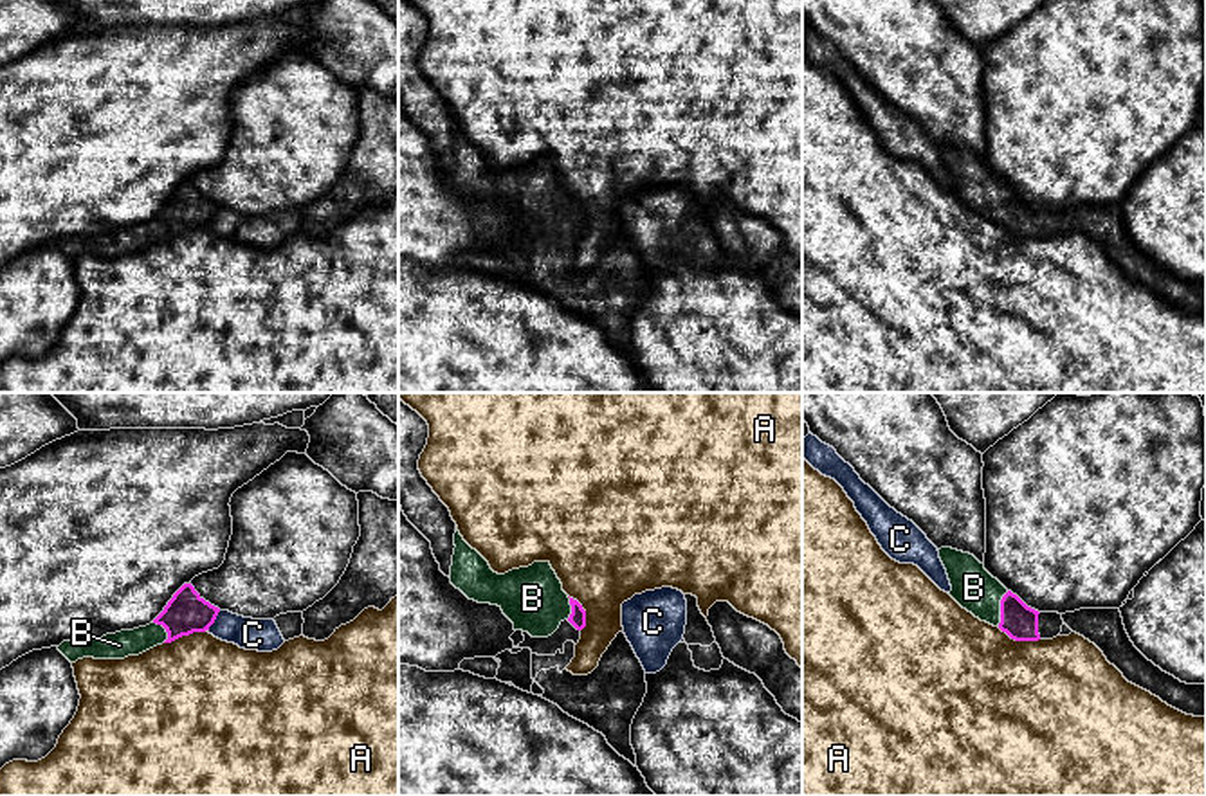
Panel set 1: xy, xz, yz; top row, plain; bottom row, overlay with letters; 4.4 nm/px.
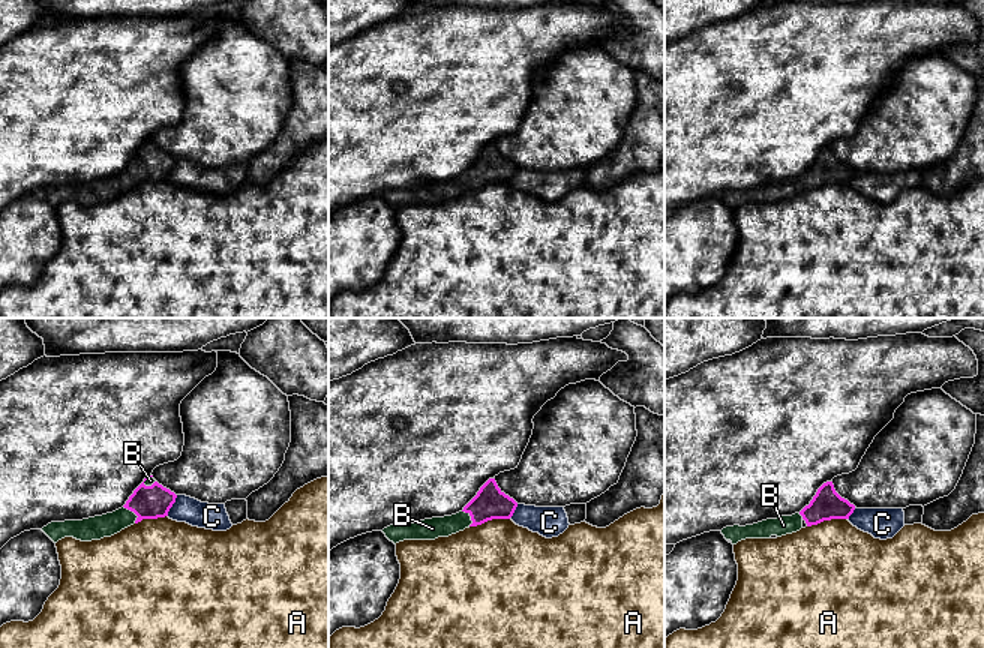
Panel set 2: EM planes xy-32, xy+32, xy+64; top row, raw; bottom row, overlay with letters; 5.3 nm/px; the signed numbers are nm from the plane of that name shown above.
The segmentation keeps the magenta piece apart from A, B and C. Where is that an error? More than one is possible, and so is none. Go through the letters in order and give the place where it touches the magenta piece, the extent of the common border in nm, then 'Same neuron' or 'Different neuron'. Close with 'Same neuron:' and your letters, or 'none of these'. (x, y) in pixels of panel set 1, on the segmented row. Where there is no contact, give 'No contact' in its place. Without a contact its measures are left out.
A: Touches magenta at xy (184, 634). Shared border 200 nm. Different neuron
B: Touches magenta at yz (1001, 609). Shared border 170 nm. Same neuron
C: Touches magenta at xy (213, 622). Shared border 110 nm. Different neuron
Same neuron: B

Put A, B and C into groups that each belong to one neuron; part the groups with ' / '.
A / B / C

